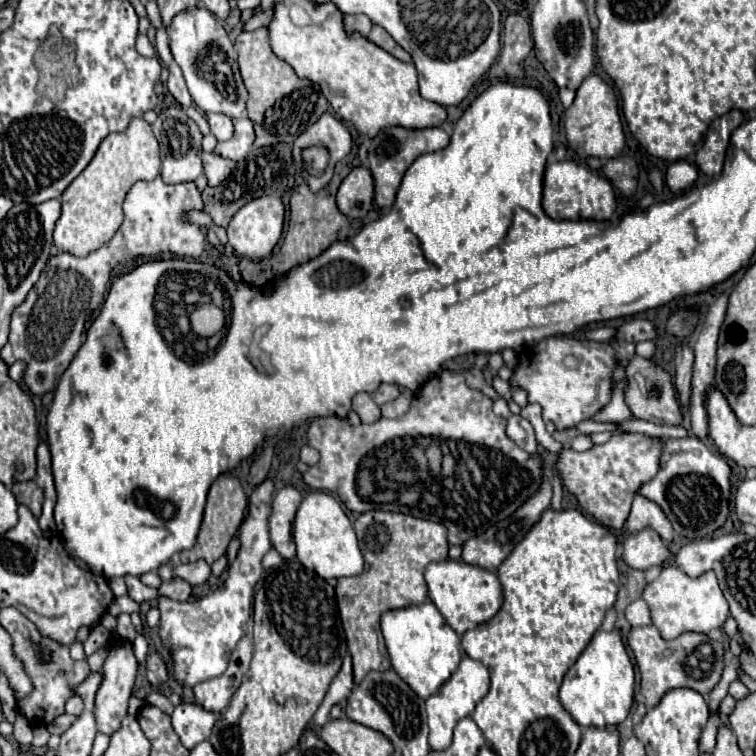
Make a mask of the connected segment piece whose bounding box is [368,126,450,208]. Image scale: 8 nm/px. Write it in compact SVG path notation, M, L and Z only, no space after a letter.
M394 126L394 128L386 128L380 130L374 138L372 144L368 148L368 164L370 164L370 172L374 178L374 200L380 208L390 208L394 204L396 192L400 188L402 176L406 172L406 168L420 156L426 152L436 152L446 148L450 142L450 136L444 132L444 128L440 126L432 126L432 128L402 128L402 126Z

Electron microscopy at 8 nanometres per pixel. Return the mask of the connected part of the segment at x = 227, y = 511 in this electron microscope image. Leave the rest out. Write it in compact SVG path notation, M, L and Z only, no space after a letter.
M230 474L220 476L220 478L210 486L208 502L206 502L206 508L204 508L204 518L202 518L202 526L200 526L196 544L194 544L192 550L180 554L182 562L194 562L194 560L200 560L200 558L202 558L202 560L206 560L208 564L212 564L214 560L218 560L220 556L224 556L230 540L236 536L236 532L238 532L238 528L240 528L240 522L242 522L242 518L244 518L246 506L248 506L248 498L246 498L240 482L238 482L234 476L230 476Z

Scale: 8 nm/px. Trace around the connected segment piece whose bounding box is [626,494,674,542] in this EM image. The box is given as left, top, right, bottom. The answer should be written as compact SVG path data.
M642 494L634 496L634 504L626 520L626 528L628 532L640 532L642 528L654 528L666 542L670 542L674 536L672 524L662 512L662 508L658 508L658 504L654 504L652 500L646 500Z

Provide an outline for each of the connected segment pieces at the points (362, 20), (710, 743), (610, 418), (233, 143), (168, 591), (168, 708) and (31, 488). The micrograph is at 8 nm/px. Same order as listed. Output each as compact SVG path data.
M344 16L344 24L350 30L358 30L362 36L368 36L372 28L372 22L368 16Z
M710 716L702 736L700 736L700 754L712 754L714 752L714 744L716 744L716 732L720 726L720 718L718 716Z
M624 378L622 380L616 380L616 386L614 386L614 392L612 392L612 400L608 406L604 406L596 416L594 420L602 420L602 422L628 422L634 418L634 414L630 412L630 408L624 404Z
M238 118L234 136L226 142L218 142L214 152L238 162L238 160L244 160L248 156L254 140L256 140L256 136L254 136L254 128L250 124L250 118Z
M178 578L170 580L170 582L162 582L162 586L158 588L160 596L166 596L176 602L186 602L190 598L190 592L192 592L192 586L184 580L178 580Z
M150 692L148 698L146 698L146 702L152 704L152 706L158 706L160 710L164 710L164 712L168 712L168 714L174 710L174 704L172 704L164 694L160 694L160 692Z
M28 480L28 482L18 482L18 484L14 484L14 486L12 486L12 494L16 496L16 500L18 500L20 504L26 504L36 518L40 516L44 494L42 494L42 488L36 484L36 480Z

